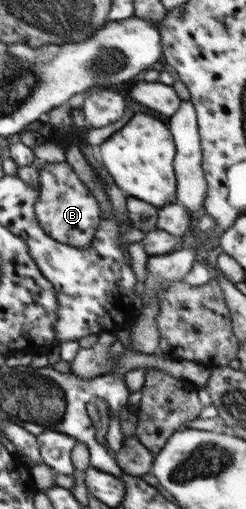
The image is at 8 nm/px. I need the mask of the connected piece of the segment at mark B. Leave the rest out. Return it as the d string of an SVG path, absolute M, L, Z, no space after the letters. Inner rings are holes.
M45 162L39 170L39 198L35 204L35 216L43 230L62 243L75 247L89 247L101 224L101 208L92 192L81 182L71 165L63 162Z

